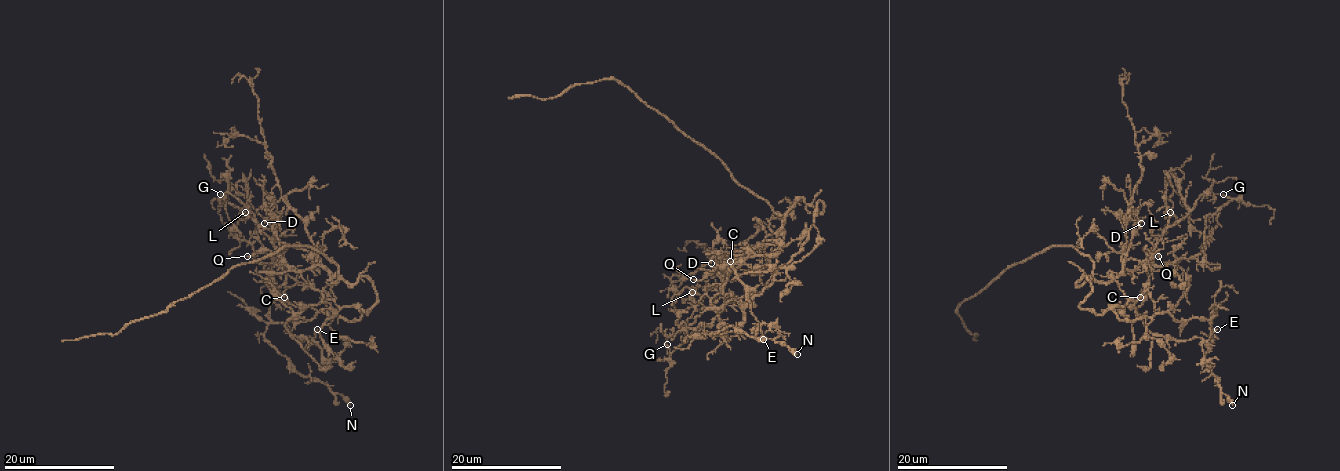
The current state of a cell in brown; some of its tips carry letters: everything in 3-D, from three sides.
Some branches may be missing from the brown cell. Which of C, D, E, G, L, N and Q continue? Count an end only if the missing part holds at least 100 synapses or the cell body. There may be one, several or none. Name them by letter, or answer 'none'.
none

